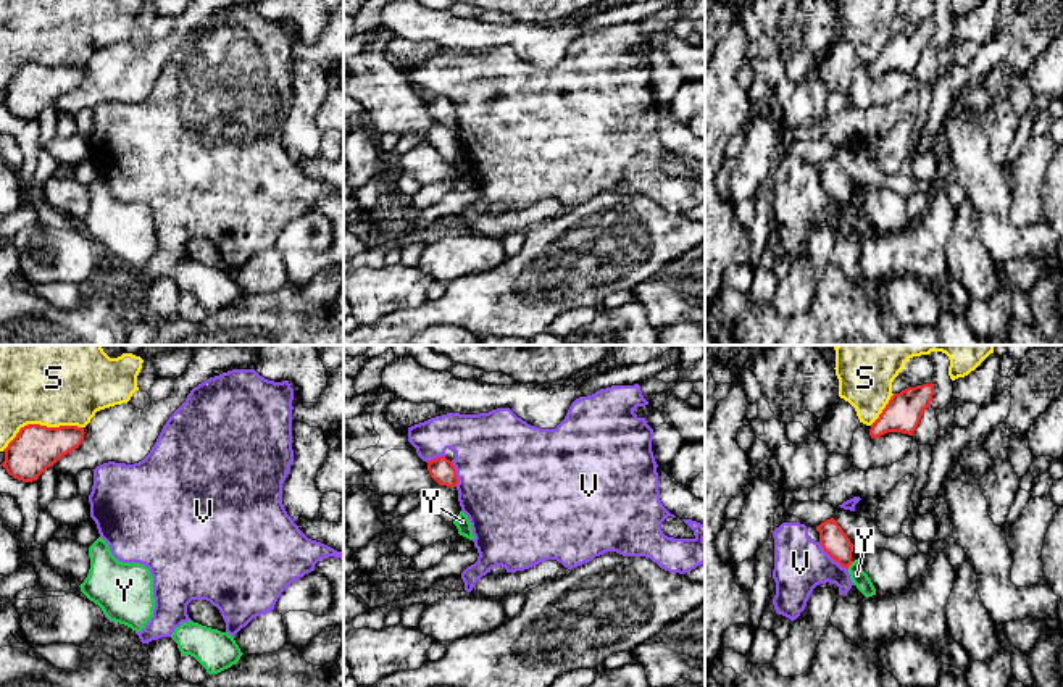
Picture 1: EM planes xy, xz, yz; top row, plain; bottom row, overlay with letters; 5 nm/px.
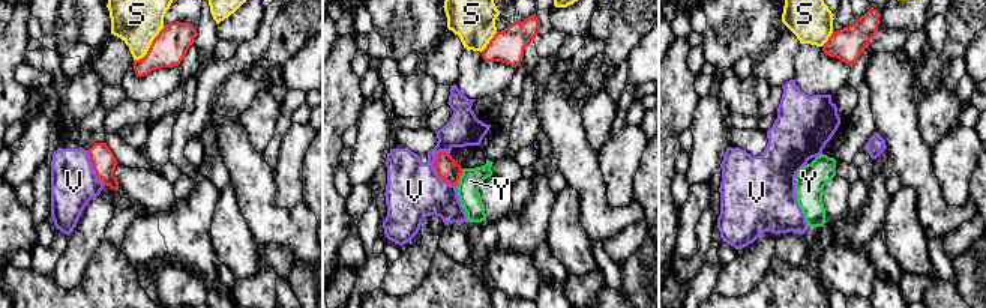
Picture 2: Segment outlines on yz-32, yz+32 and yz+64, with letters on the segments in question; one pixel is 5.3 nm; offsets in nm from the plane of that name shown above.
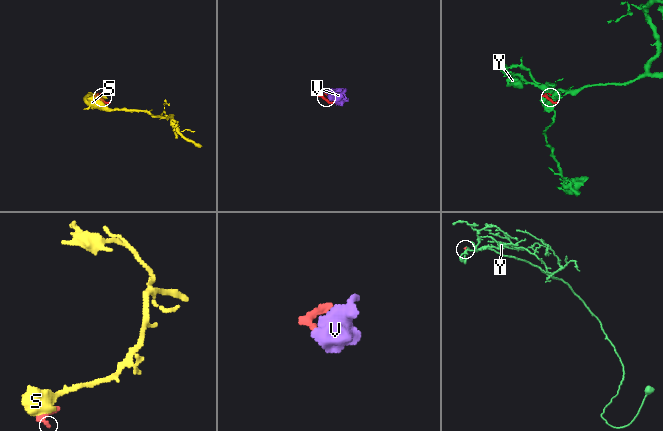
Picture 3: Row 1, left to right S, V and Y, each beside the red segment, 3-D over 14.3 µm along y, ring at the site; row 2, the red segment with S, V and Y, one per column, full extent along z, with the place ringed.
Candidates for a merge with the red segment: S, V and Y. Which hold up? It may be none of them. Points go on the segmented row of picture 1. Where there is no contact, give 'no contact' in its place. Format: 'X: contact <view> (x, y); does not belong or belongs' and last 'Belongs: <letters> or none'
S: contact xy (41, 426); does not belong
V: contact yz (831, 557); does not belong
Y: contact yz (849, 565); does not belong
Belongs: none

